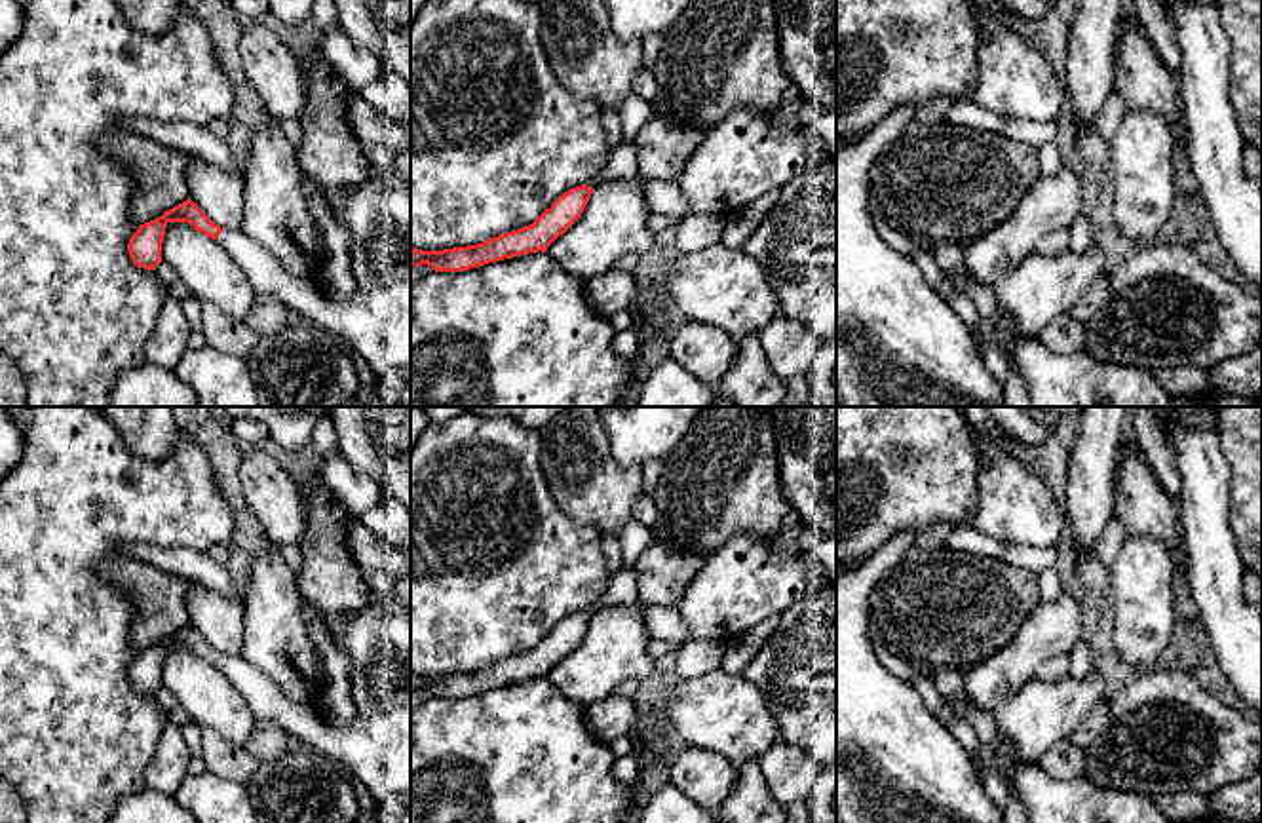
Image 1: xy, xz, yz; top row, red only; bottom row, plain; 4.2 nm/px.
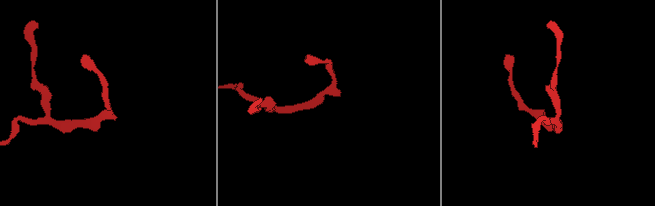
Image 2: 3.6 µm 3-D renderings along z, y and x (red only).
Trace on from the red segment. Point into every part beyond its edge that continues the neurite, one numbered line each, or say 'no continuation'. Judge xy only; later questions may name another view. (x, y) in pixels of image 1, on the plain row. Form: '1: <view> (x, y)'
1: xy (375, 746)

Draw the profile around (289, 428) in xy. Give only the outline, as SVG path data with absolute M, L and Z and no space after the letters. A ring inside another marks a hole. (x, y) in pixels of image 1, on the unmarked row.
M215 407L232 420L260 422L270 441L287 452L310 452L312 431L329 407Z

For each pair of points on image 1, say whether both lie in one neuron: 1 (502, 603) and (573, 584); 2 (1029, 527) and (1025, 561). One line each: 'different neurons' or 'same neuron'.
1: same neuron
2: different neurons

